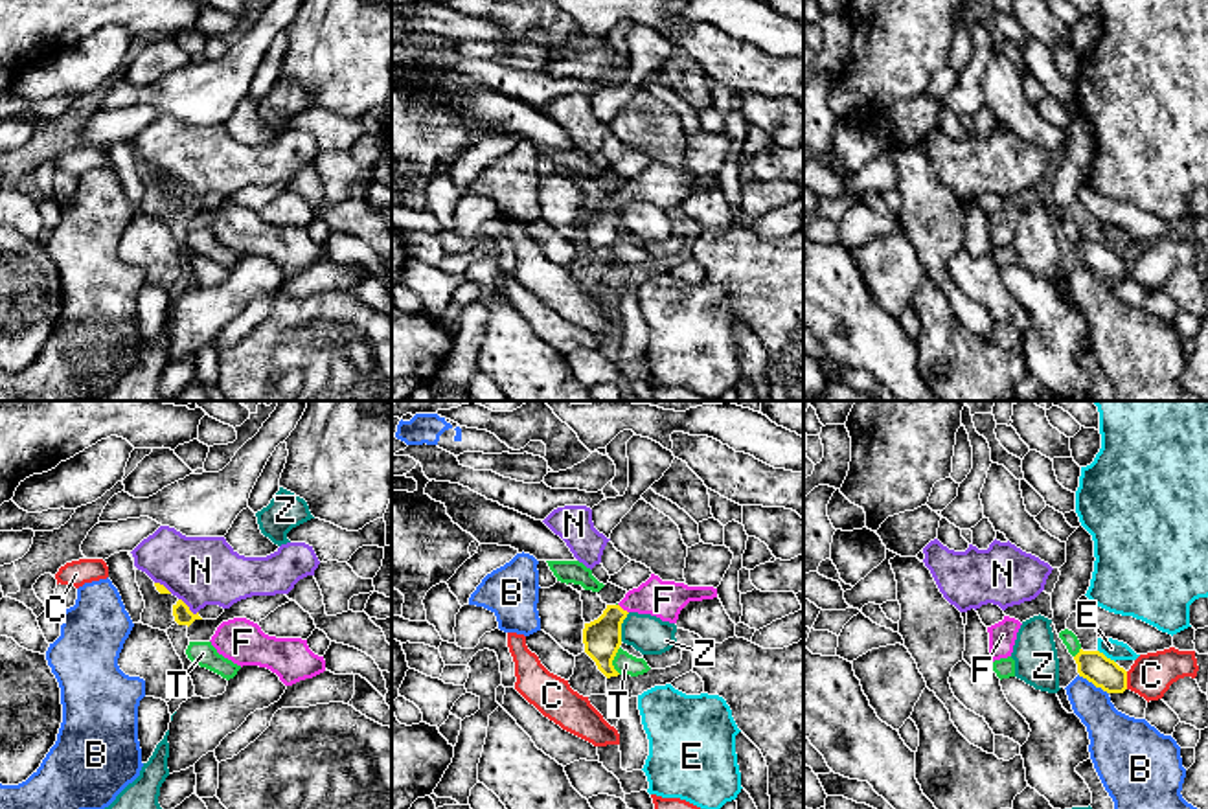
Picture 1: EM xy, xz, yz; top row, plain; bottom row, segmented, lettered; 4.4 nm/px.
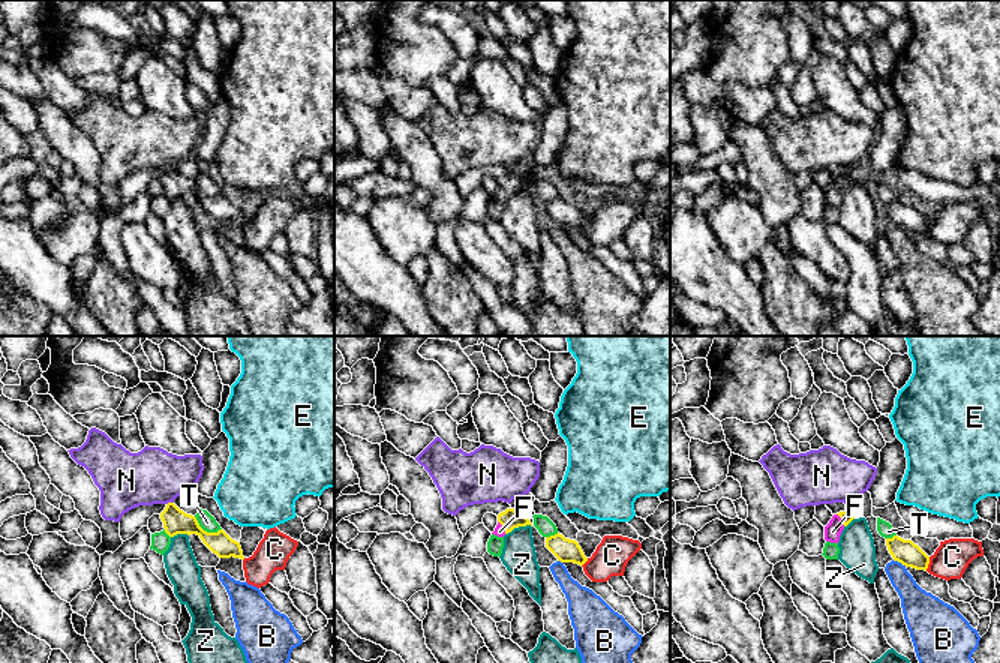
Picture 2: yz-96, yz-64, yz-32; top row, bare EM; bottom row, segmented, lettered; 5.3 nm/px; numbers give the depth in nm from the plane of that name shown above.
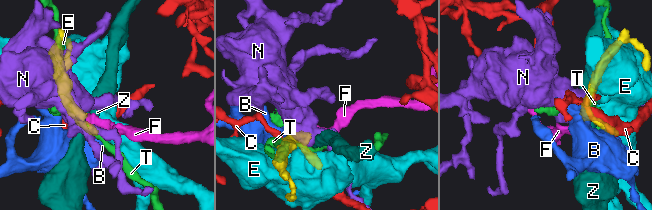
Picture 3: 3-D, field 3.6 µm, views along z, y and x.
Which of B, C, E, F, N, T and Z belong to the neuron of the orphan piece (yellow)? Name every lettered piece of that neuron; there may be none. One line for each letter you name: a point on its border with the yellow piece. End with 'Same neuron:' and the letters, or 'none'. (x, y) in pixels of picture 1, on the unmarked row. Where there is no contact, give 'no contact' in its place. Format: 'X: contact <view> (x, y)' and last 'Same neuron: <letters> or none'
F: contact xz (622, 197)
Same neuron: F

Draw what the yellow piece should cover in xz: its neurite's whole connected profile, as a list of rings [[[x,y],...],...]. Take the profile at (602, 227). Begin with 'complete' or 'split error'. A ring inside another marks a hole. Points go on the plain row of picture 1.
split error; [[[651,162],[645,171],[629,178],[618,193],[607,193],[598,208],[585,211],[585,241],[607,267],[618,265],[620,261],[614,257],[612,248],[621,234],[621,211],[629,200],[651,202],[662,210],[677,211],[680,199],[689,189],[713,186],[717,186],[717,177],[713,175],[688,175],[662,169]]]

